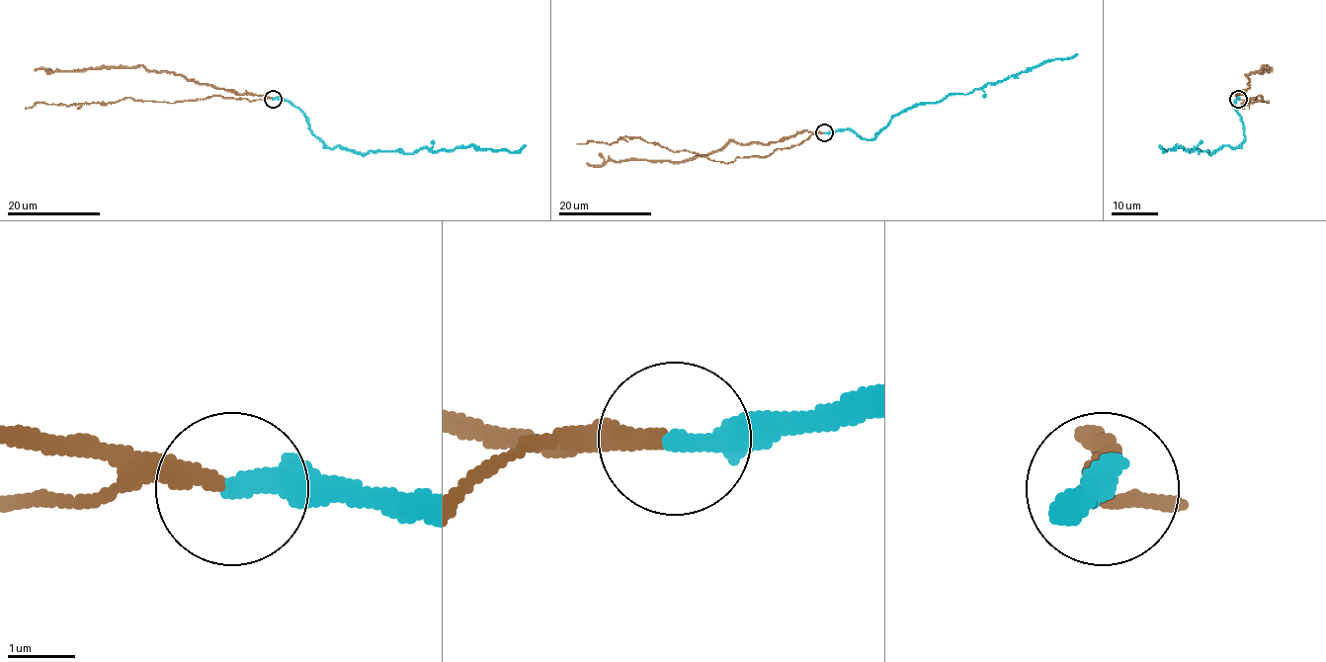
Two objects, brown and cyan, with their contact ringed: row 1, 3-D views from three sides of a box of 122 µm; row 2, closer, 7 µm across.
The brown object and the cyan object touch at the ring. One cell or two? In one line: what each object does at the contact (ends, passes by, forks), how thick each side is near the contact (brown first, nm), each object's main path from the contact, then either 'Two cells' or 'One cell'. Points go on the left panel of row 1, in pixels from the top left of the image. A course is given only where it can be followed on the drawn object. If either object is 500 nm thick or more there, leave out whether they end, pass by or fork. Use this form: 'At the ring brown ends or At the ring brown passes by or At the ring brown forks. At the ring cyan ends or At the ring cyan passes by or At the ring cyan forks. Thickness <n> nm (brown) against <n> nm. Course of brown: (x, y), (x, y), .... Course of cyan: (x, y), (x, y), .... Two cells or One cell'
At the ring brown ends. At the ring cyan ends. Thickness 320 nm (brown) against 360 nm. Course of brown: (272, 98), (212, 96), (174, 103), (124, 97), (116, 102), (37, 102), (25, 109). Course of cyan: (273, 98), (292, 103), (331, 148), (415, 153), (470, 146), (519, 151), (526, 144). One cell

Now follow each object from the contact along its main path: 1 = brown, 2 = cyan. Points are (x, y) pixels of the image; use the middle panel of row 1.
1: (823, 132), (812, 133), (799, 144), (776, 148), (765, 156), (737, 158), (726, 163), (639, 138), (577, 144)
2: (825, 132), (852, 129), (872, 139), (893, 118), (916, 105), (967, 94), (1077, 54)

